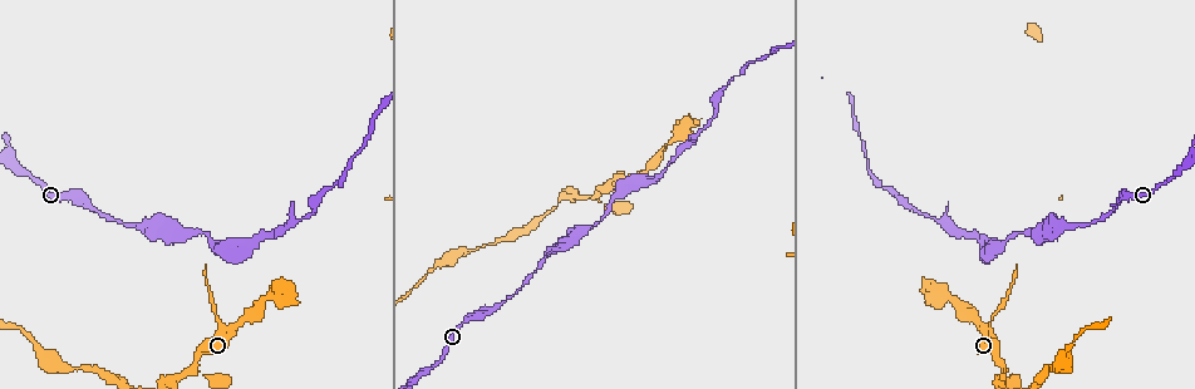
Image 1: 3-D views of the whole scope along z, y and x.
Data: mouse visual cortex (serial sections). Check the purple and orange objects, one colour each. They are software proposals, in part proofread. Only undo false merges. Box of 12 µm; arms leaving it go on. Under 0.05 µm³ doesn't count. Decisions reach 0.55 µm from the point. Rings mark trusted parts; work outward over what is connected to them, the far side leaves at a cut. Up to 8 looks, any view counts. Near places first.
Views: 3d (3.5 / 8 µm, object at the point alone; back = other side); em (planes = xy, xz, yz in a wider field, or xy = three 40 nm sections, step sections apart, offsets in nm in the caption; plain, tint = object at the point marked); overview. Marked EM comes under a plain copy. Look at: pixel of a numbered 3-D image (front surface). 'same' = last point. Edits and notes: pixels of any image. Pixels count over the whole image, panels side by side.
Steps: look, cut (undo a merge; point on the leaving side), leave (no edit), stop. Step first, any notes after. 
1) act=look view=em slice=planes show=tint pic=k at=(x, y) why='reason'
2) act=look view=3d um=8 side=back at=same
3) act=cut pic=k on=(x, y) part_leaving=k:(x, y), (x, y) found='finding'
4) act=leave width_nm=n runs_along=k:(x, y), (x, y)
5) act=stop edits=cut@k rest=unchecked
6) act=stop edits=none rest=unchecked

act=look view=3d um=3.5 side=back pic=1 at=(267, 233) why='a narrow waist'

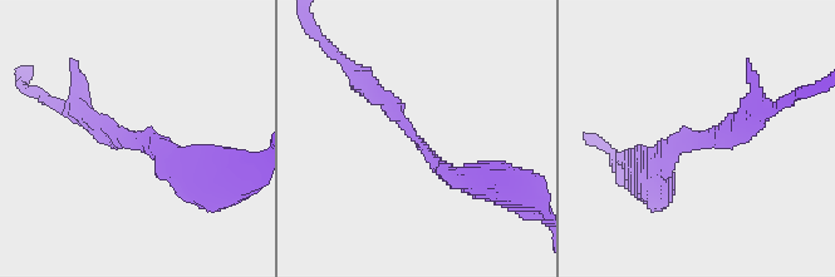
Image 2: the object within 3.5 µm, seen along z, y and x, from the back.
act=look view=em slice=planes show=tint pic=2 at=(417, 136) arm_widths_nm=200,300 why='shape alone is not enough'

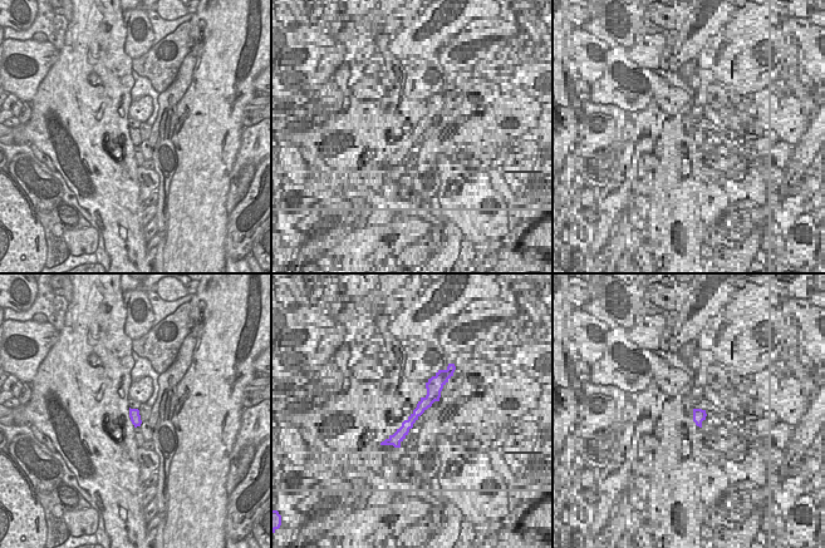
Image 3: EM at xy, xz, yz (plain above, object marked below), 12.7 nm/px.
act=leave runs_along=2:(470, 181), (440, 168), (362, 82) found='all the same cell'

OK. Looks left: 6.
act=look view=3d um=3.5 pic=1 at=(306, 214) why='a narrow waist'

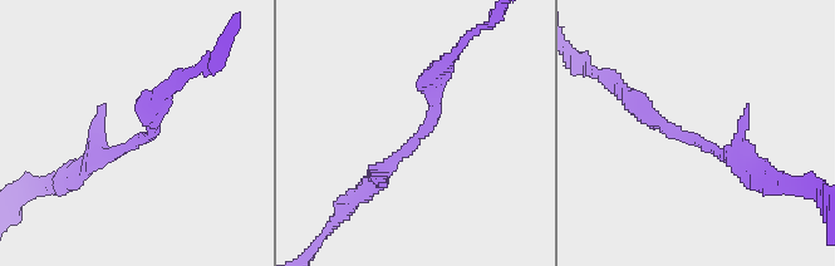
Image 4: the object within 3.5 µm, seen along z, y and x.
act=look view=em slice=xy step=2 show=tint pic=4 at=(137, 137) arm_widths_nm=250,250

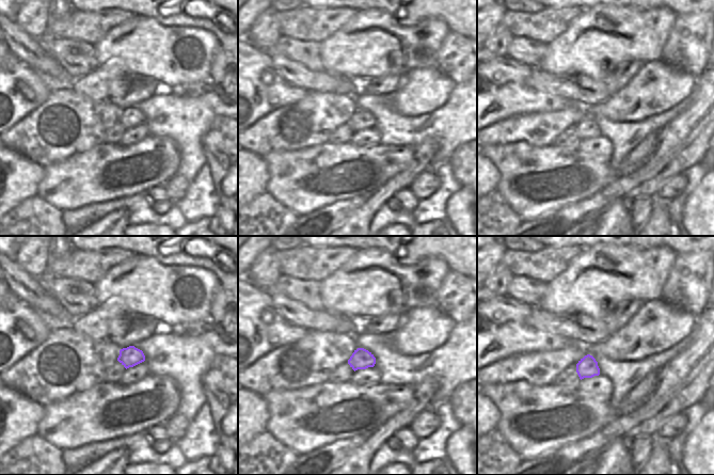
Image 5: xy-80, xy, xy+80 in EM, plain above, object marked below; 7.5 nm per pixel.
act=look view=em slice=xy step=3 show=tint at=same

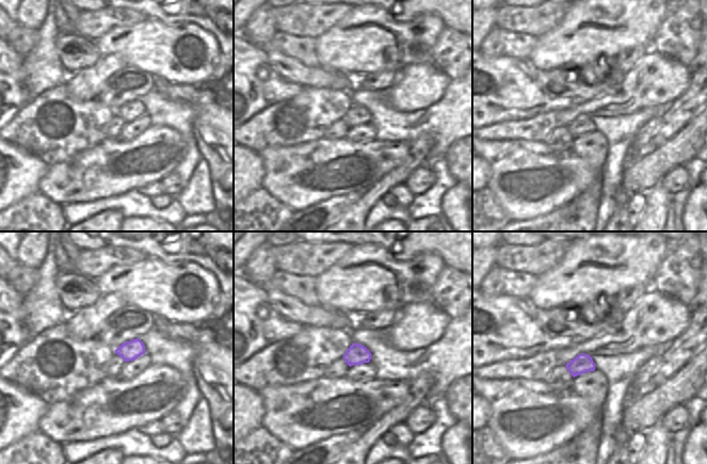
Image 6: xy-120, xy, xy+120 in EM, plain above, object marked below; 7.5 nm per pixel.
act=leave runs_along=4:(364, 190), (430, 124), (437, 70) found='continuous, no second cell'

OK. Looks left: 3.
act=look view=3d um=8 pic=1 at=(191, 364)

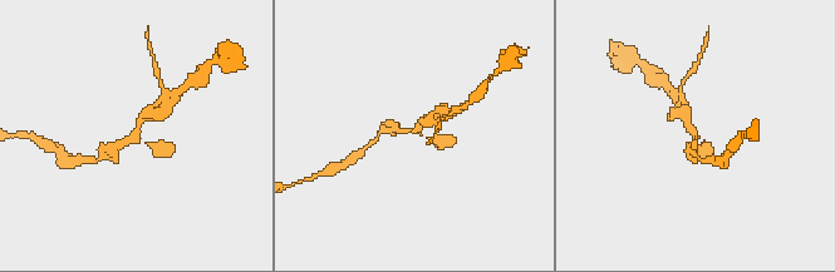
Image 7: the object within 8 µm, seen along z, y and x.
act=look view=em slice=xy step=2 show=tint pic=7 at=(137, 130) arms=3 arm_widths_nm=200,250,250

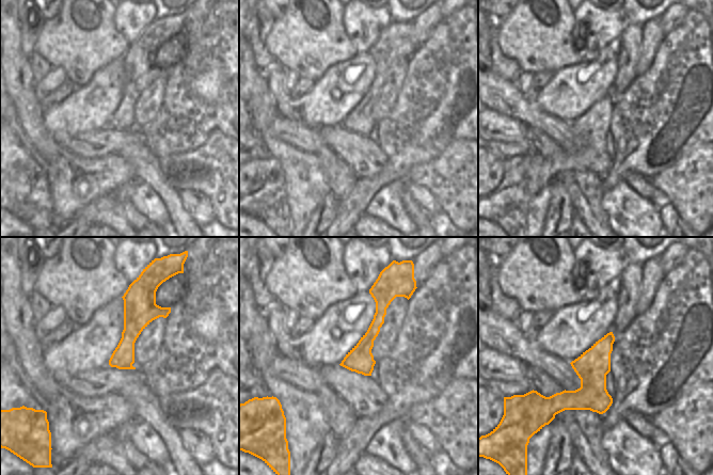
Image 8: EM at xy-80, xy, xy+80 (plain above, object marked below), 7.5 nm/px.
act=leave runs_along=7:(156, 114), (107, 153) found='one cell here'

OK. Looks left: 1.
act=stop edits=none rest=unchecked

